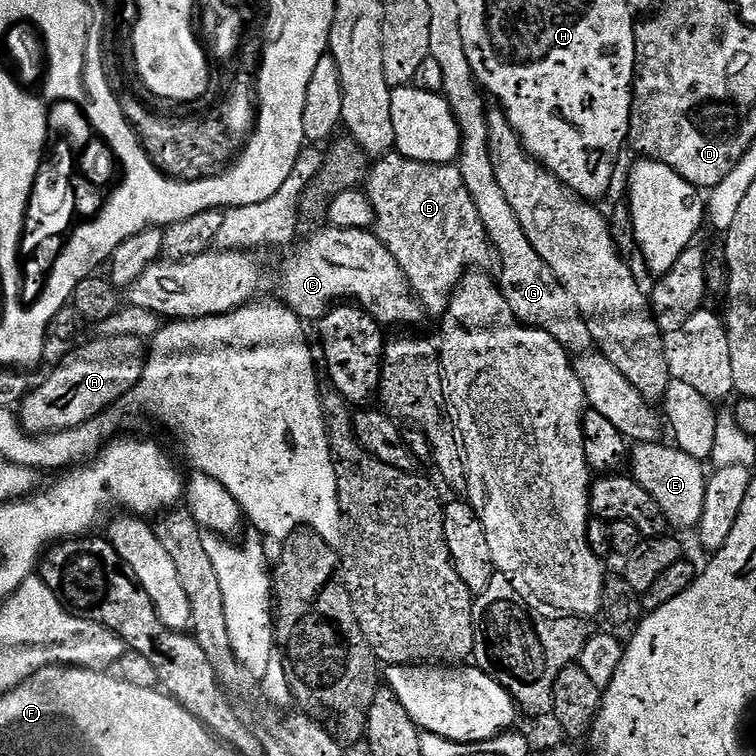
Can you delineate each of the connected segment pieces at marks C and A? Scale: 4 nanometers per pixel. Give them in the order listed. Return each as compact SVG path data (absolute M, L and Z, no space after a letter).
M321 227L297 252L280 264L279 299L301 320L319 322L337 302L351 302L369 312L382 326L416 324L424 311L411 293L394 254L369 229Z
M103 336L76 348L41 384L37 383L18 408L20 425L29 434L70 430L90 422L100 412L119 404L142 378L145 341L136 336Z

